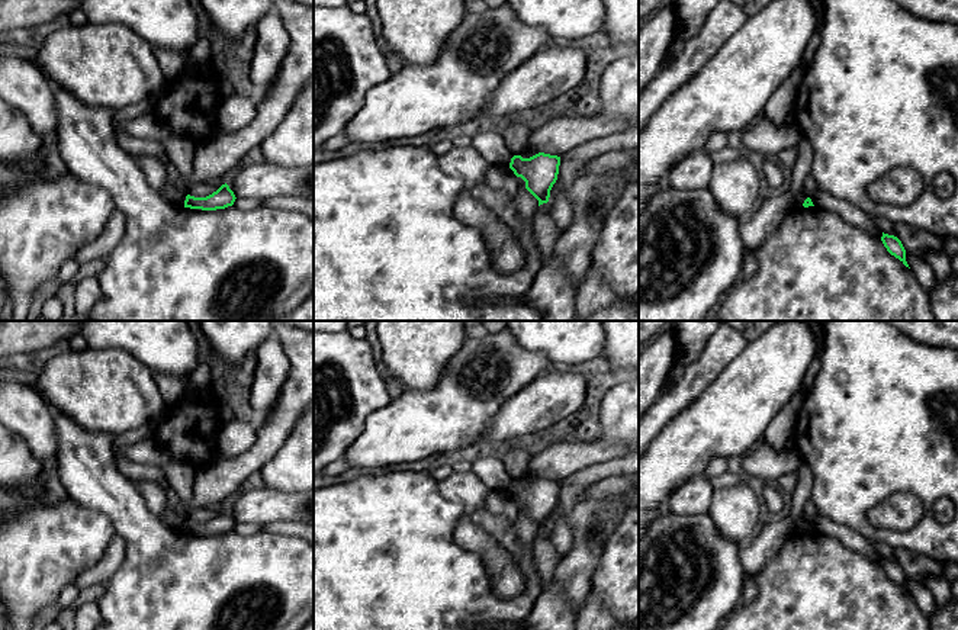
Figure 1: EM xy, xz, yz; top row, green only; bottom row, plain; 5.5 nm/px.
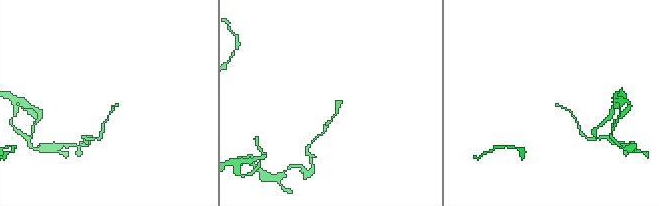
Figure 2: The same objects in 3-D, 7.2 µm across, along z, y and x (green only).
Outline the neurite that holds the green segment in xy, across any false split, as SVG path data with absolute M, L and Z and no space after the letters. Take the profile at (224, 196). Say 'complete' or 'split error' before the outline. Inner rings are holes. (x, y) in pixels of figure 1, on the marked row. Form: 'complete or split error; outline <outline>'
complete; outline M225 183L216 192L206 197L195 197L187 195L184 200L184 208L202 209L202 210L216 210L232 206L235 202L235 195Z

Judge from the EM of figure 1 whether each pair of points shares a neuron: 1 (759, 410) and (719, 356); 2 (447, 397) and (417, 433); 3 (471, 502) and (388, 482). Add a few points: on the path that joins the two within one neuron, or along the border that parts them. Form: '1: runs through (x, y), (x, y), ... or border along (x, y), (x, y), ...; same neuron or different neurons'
1: border along (748, 343), (703, 391); different neurons
2: runs through (444, 405), (426, 424); same neuron
3: border along (436, 482), (446, 498), (460, 502), (473, 511); different neurons

